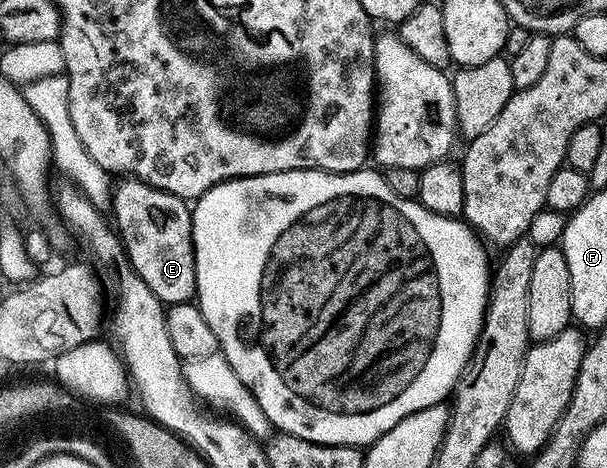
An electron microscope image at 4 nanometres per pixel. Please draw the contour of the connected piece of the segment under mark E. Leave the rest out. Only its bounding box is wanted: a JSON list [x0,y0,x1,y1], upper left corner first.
[111,178,197,306]

